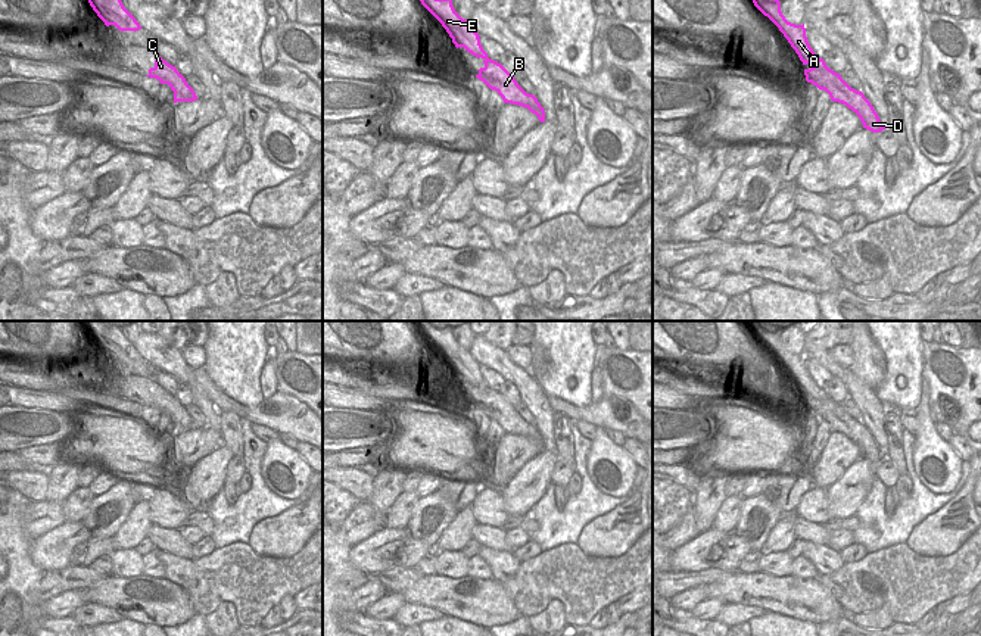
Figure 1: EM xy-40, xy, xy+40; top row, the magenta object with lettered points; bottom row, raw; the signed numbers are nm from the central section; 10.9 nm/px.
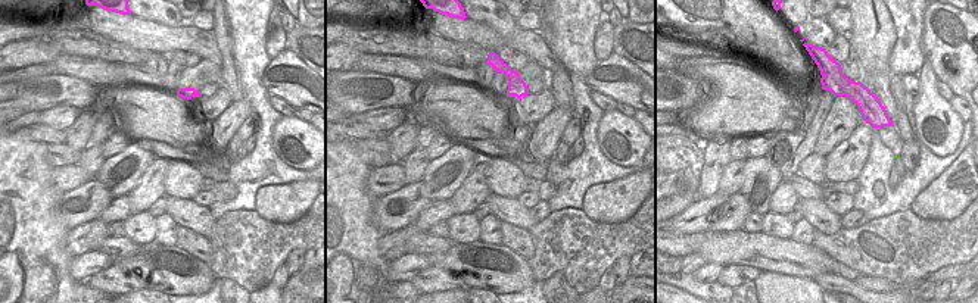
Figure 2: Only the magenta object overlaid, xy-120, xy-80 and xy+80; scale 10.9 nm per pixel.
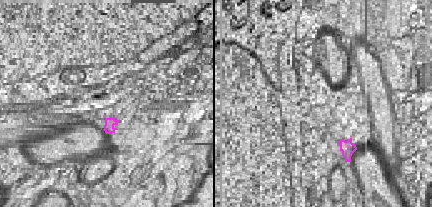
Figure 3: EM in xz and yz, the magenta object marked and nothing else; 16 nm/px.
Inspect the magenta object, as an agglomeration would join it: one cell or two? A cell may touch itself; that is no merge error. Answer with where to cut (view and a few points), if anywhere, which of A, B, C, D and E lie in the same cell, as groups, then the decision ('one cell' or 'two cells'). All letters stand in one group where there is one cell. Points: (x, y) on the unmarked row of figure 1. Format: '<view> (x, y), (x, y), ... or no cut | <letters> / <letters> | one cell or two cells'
no cut | A B C D E | one cell

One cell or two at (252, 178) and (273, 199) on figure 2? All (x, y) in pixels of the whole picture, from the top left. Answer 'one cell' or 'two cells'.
two cells

